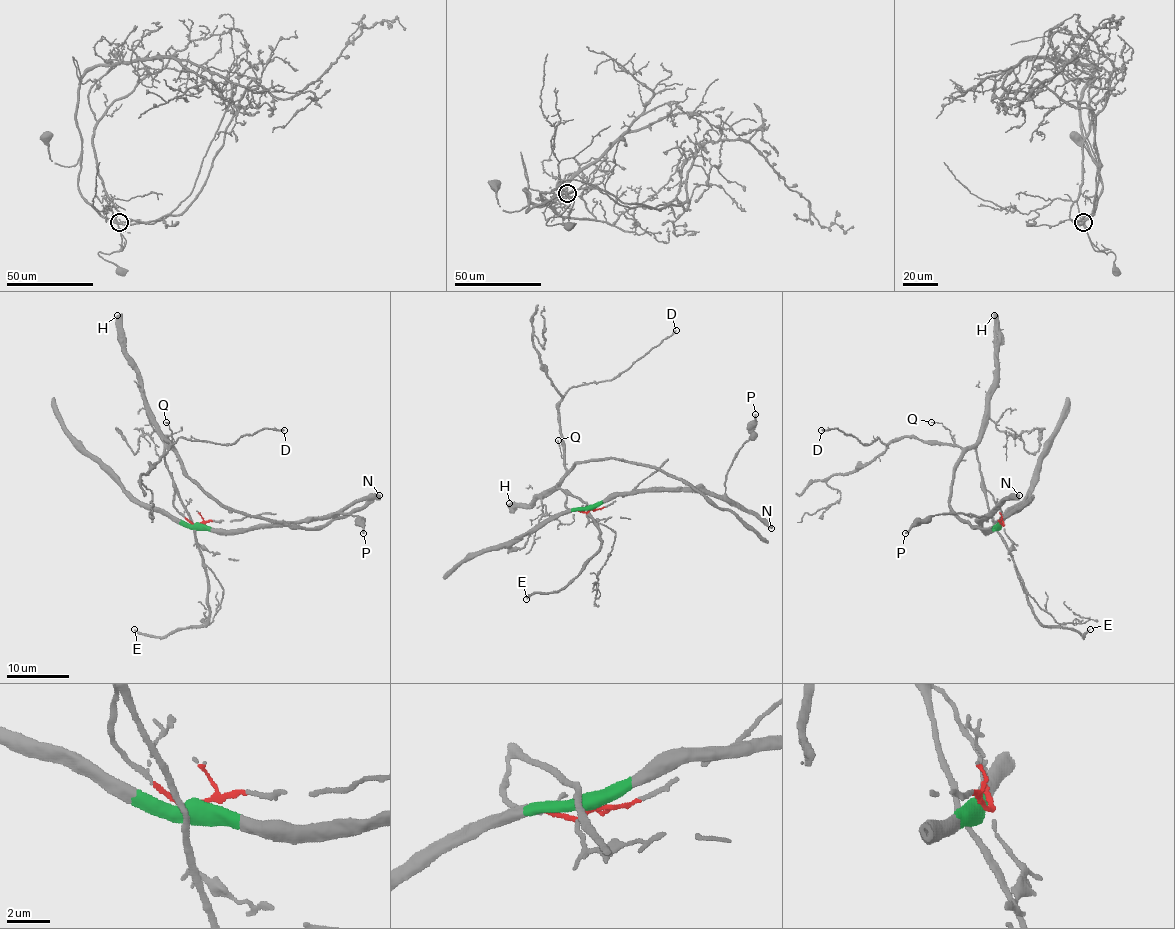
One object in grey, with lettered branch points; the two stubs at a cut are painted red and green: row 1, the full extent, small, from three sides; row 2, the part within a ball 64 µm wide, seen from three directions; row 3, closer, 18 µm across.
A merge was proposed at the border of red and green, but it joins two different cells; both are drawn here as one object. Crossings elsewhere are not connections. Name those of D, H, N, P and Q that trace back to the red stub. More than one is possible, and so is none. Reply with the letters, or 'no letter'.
D, H, Q

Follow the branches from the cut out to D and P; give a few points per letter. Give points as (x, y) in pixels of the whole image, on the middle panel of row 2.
D: (589, 509), (567, 507), (565, 493), (556, 486), (565, 473), (559, 403), (571, 387), (617, 378), (676, 331)
P: (589, 509), (631, 493), (651, 490), (723, 495), (728, 468), (750, 434), (756, 414)

